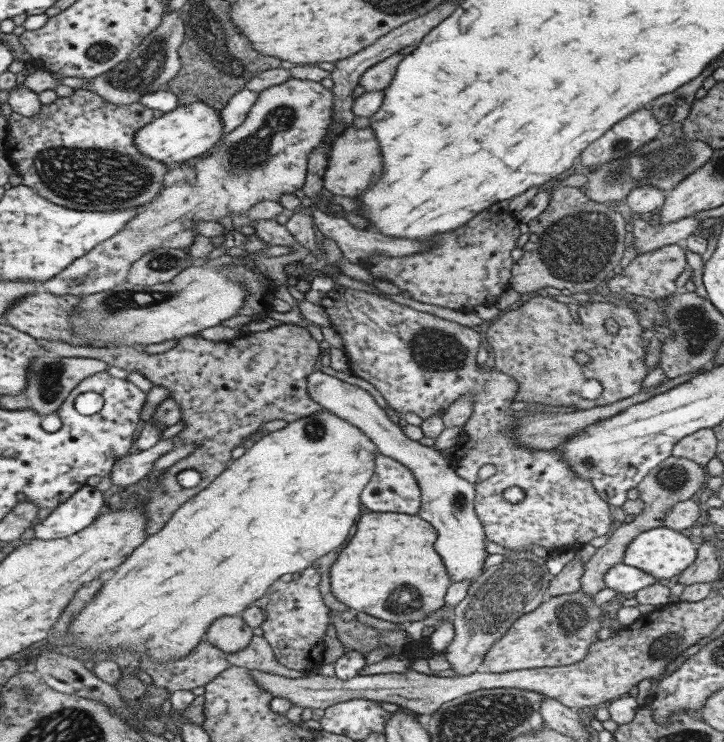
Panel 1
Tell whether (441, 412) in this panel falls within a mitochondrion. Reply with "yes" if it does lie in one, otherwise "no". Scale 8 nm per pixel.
no

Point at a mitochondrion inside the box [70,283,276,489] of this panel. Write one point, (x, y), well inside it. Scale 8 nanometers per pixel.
(120, 302)

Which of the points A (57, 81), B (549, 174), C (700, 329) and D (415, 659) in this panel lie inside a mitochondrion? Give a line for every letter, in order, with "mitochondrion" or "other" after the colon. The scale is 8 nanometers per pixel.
A: other
B: other
C: mitochondrion
D: other

